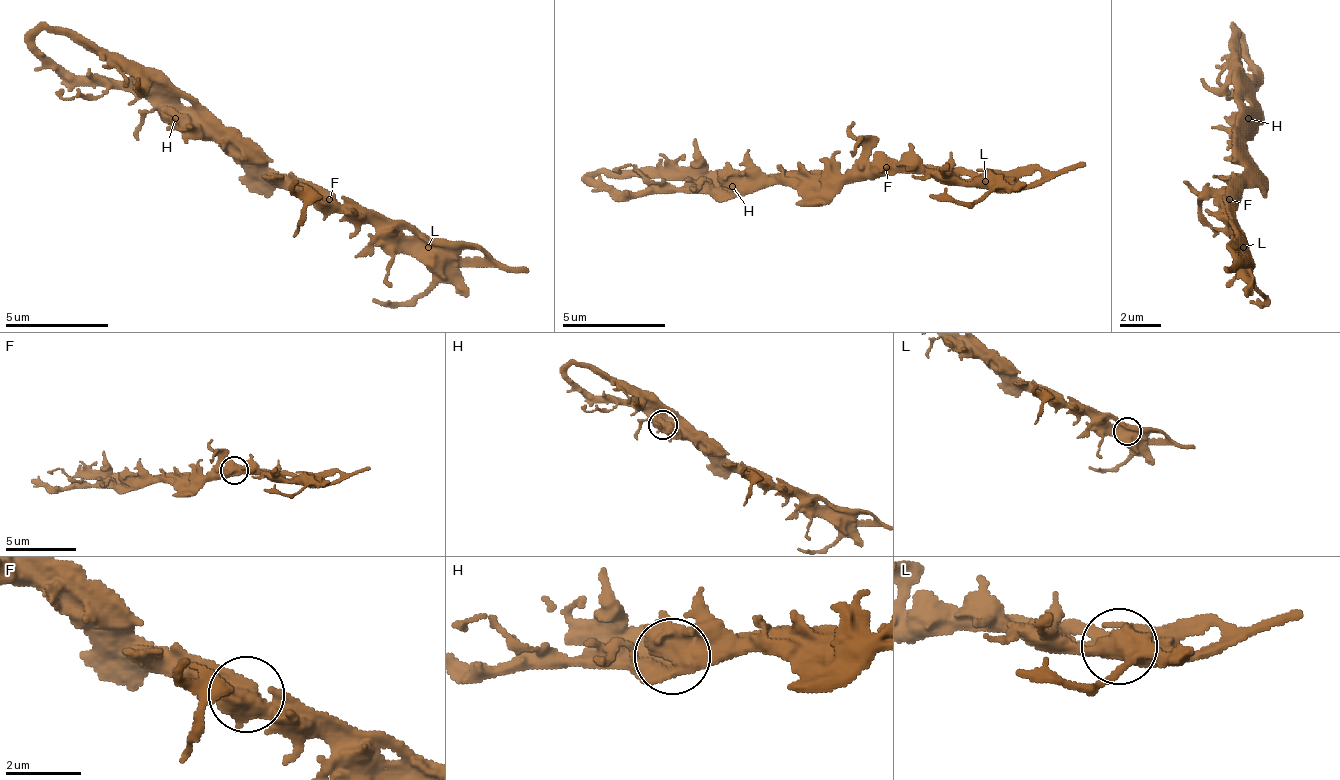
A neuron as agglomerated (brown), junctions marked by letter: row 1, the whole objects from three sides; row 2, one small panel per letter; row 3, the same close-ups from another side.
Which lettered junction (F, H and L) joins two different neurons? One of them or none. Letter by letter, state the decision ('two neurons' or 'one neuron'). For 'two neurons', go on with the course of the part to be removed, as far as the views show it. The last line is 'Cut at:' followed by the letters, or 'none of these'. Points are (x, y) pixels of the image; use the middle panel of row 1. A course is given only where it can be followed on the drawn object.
F: one neuron
H: one neuron
L: one neuron
Cut at: none of these

